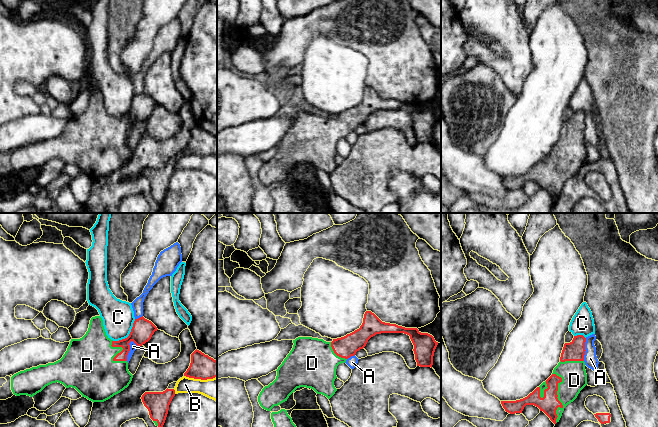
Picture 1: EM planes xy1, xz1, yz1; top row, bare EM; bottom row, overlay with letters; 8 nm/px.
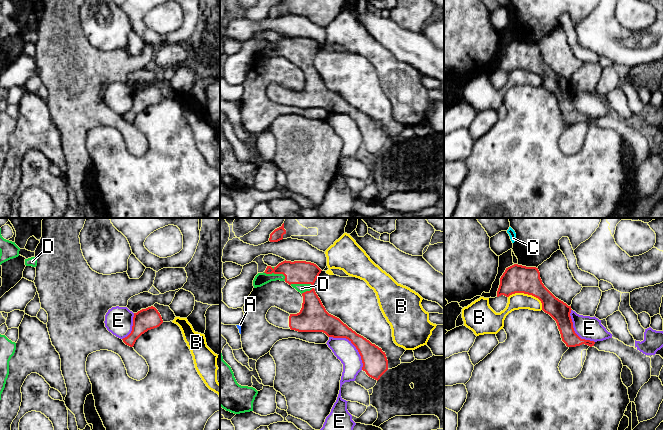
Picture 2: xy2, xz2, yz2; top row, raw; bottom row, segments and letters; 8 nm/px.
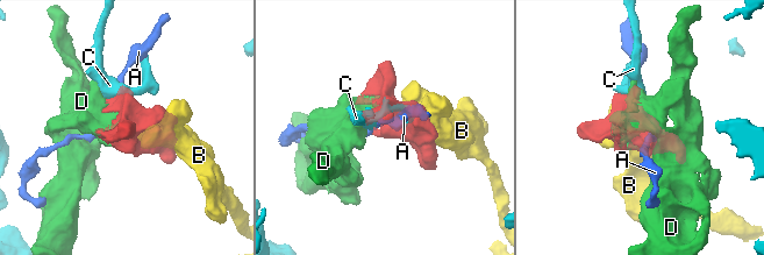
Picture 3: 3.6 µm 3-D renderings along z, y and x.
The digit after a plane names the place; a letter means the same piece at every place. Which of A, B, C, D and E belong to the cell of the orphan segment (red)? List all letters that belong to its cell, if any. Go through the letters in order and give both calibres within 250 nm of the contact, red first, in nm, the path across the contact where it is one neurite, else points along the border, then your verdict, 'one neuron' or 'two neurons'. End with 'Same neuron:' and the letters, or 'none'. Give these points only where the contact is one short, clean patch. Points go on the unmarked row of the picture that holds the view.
A: 170/60 nm | along xy1 (132, 116), (129, 119), (129, 128), (126, 136) | two neurons
B: 220/130 nm | two neurons
C: 170/260 nm | along xy1 (135, 95), (130, 109), (124, 114), (113, 117) | two neurons
D: 150/200 nm | one neuron
E: 200/170 nm | along xz2 (329, 112), (345, 113), (357, 126), (362, 139), (362, 145) | two neurons
Same neuron: D

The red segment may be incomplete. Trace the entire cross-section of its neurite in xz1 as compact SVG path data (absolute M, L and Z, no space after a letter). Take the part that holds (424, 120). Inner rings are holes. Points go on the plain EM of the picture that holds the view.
M366 87L359 105L333 115L332 118L312 113L298 113L293 116L292 126L276 146L276 155L260 168L260 182L271 187L274 182L287 177L300 163L311 164L317 170L330 175L337 167L334 162L337 142L363 125L371 113L381 109L409 111L414 121L417 142L432 144L438 121L432 111L421 109L417 104L382 98L374 89Z

